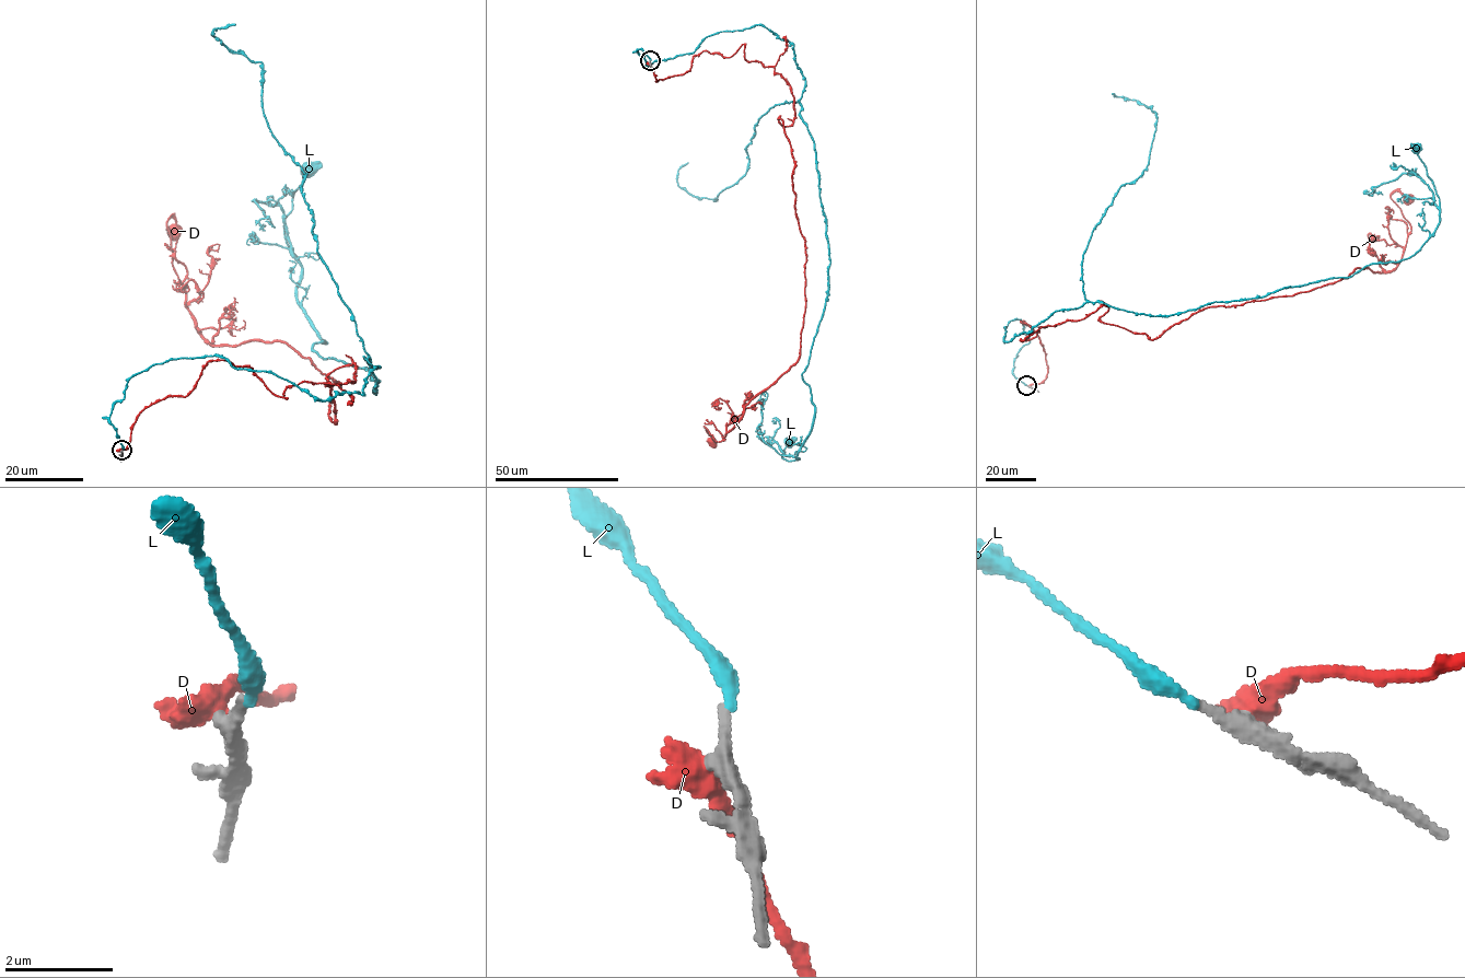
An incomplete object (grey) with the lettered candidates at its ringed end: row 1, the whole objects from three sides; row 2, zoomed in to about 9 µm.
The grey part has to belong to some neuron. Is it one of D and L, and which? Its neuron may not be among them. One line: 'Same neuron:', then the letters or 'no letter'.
Same neuron: no letter

